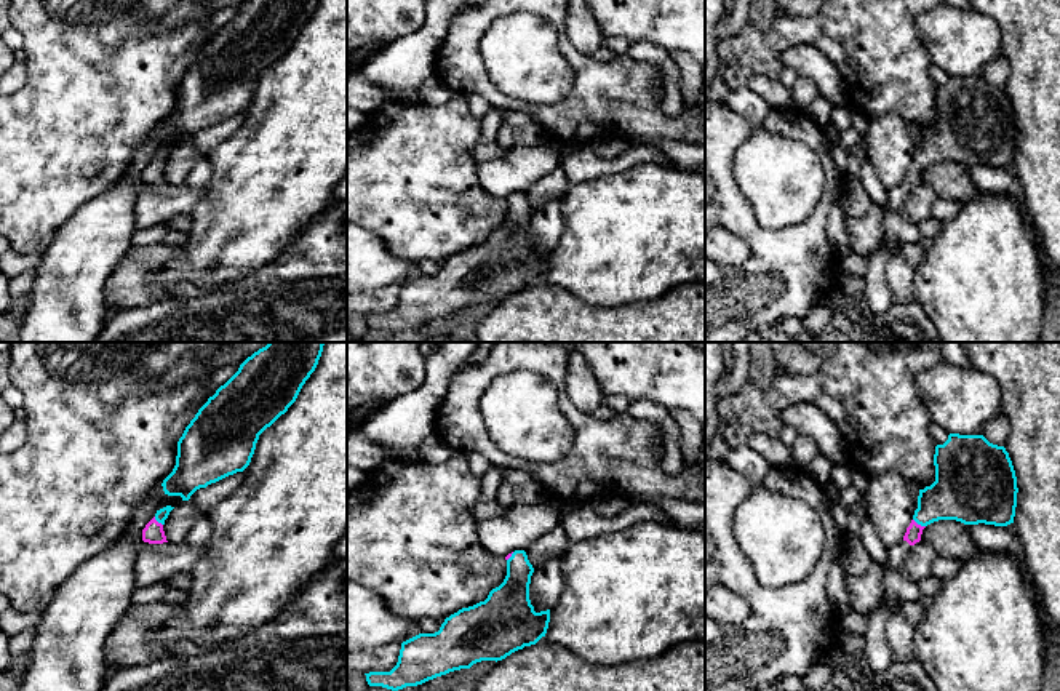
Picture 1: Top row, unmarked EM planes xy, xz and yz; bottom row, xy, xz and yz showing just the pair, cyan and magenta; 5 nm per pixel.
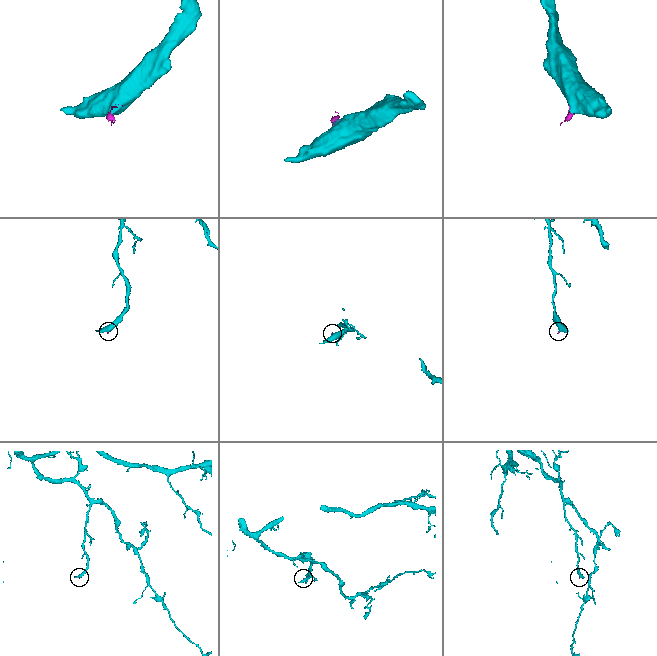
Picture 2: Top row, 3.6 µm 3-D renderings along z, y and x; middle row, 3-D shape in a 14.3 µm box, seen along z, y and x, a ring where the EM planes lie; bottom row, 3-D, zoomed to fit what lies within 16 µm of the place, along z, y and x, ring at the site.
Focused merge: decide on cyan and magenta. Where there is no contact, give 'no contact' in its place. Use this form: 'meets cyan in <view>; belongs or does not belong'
meets cyan in yz; belongs

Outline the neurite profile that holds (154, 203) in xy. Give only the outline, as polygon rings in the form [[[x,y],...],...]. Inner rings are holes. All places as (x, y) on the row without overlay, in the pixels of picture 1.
[[[142,182],[134,205],[134,226],[137,230],[145,230],[179,214],[190,214],[203,195],[205,189],[187,184],[149,186]]]

